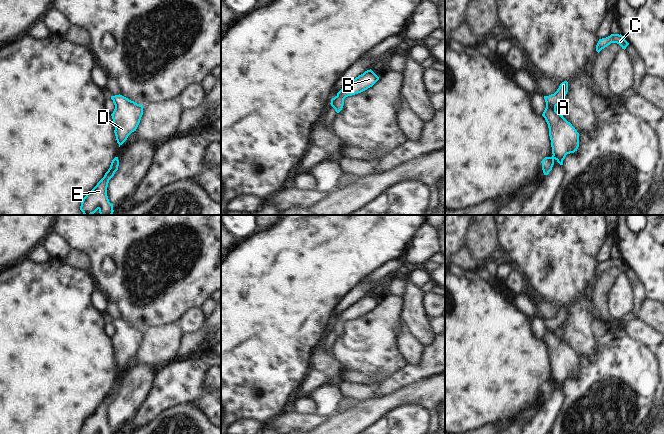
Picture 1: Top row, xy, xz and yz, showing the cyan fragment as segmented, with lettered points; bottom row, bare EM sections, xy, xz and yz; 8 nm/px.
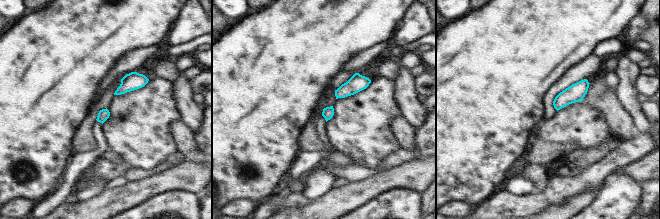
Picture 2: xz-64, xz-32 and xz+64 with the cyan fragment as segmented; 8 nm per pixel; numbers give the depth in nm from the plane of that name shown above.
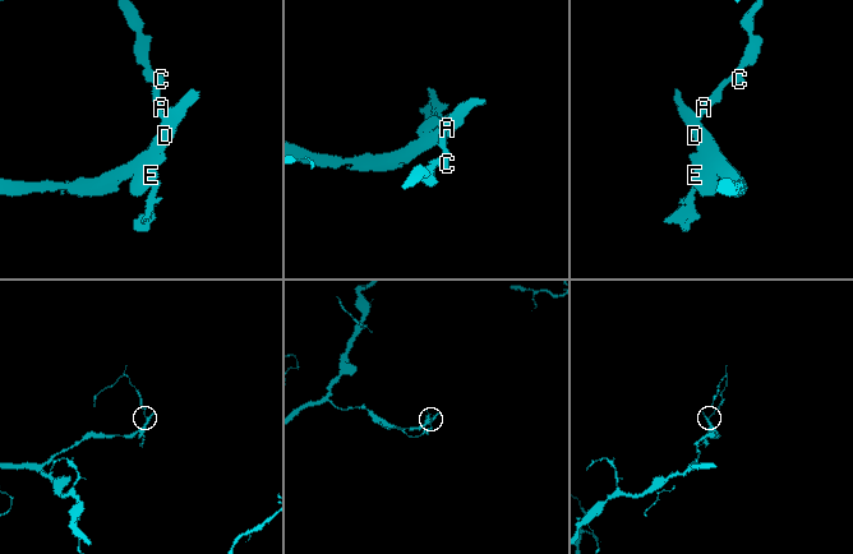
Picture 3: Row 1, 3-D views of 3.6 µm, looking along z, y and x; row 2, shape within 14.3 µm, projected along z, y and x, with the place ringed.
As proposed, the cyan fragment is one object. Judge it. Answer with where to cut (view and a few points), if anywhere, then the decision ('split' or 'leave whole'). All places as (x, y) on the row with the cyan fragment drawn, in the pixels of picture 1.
no cut; leave whole

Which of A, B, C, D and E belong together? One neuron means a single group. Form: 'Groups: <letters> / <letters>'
Groups: A B C D E

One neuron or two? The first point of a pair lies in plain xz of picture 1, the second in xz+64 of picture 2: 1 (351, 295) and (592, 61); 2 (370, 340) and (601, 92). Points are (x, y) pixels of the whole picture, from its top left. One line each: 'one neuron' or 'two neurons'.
1: one neuron
2: two neurons

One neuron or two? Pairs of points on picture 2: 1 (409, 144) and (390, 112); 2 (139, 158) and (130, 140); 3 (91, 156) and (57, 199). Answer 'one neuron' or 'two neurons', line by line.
1: two neurons
2: one neuron
3: one neuron

